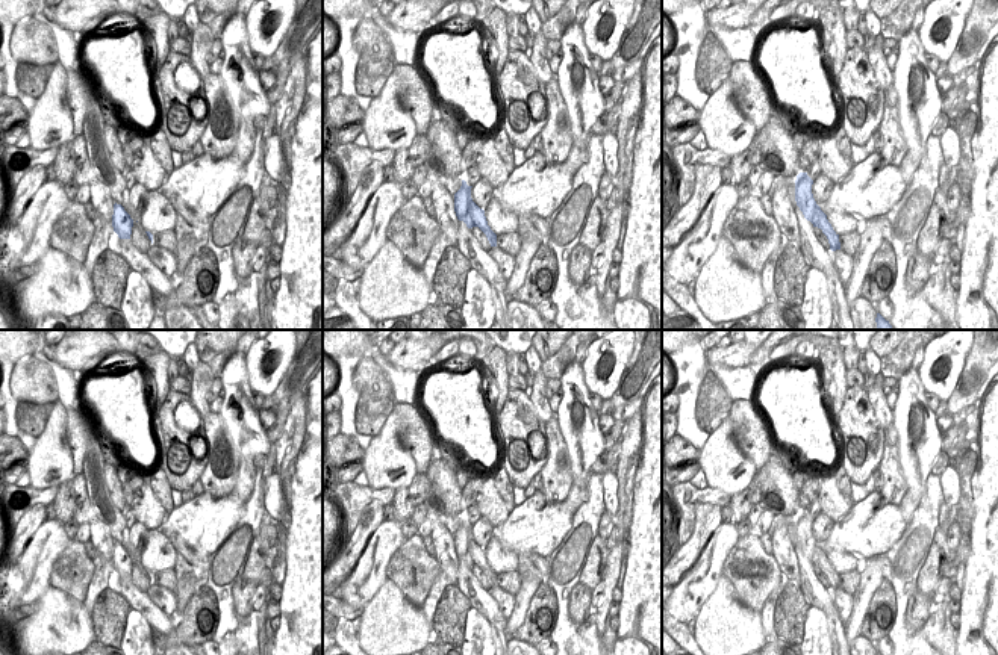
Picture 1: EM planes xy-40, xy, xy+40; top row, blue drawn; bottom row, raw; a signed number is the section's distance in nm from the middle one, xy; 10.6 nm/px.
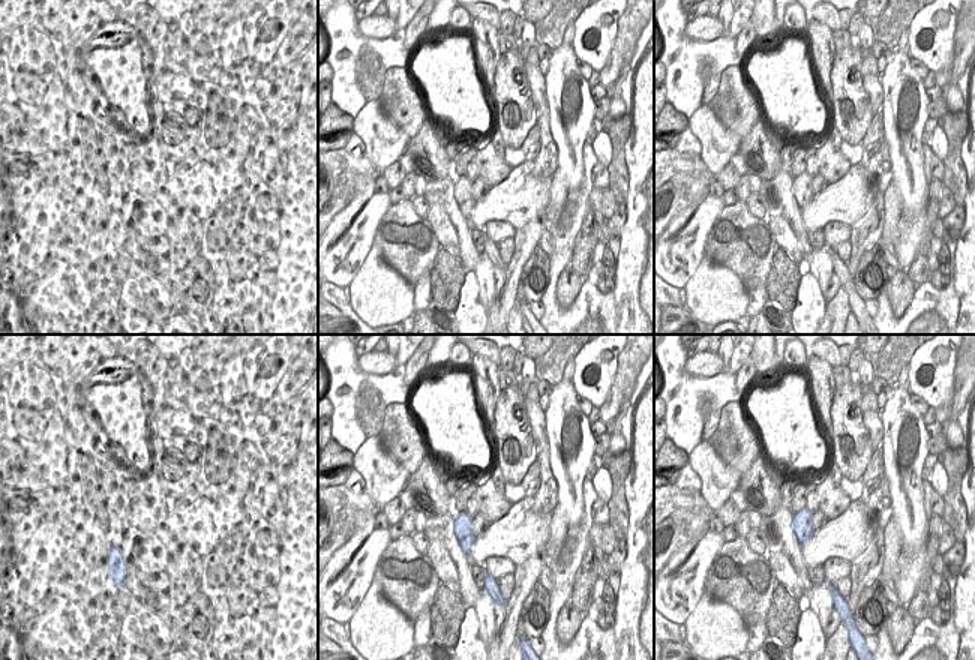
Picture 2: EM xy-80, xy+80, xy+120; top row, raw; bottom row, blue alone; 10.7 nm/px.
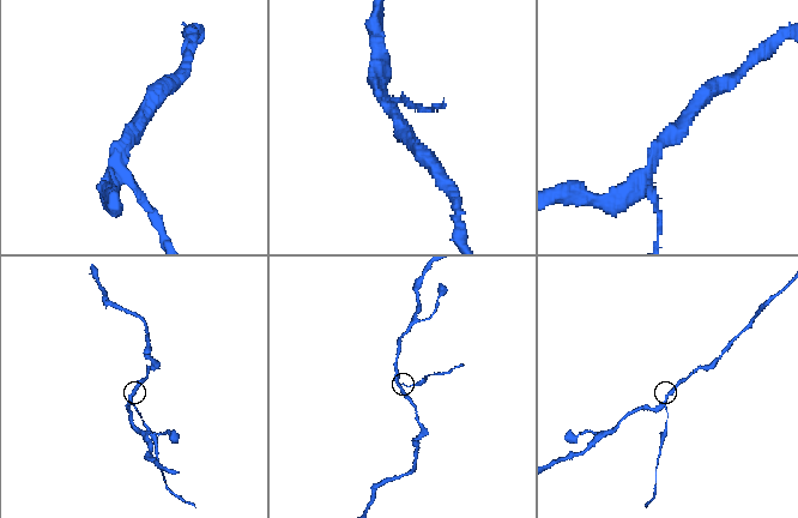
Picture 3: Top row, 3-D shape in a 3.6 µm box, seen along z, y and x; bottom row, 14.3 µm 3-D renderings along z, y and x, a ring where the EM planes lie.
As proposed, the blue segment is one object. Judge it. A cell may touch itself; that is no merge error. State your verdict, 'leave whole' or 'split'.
split

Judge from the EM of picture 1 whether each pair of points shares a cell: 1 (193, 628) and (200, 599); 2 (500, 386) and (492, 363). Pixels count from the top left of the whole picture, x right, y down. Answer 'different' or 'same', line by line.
1: same
2: same

